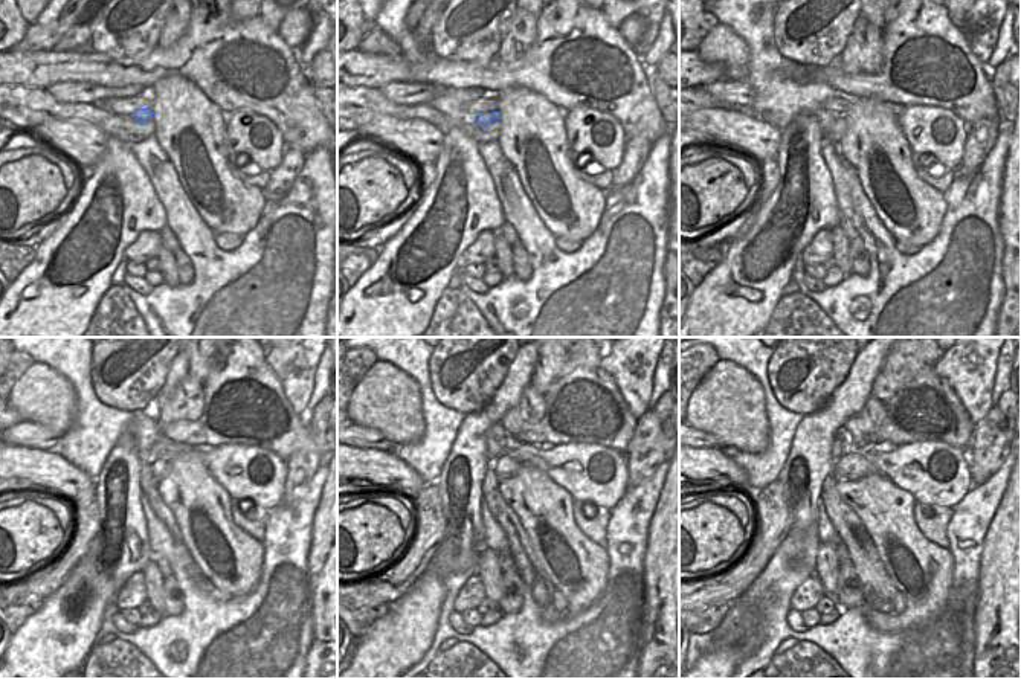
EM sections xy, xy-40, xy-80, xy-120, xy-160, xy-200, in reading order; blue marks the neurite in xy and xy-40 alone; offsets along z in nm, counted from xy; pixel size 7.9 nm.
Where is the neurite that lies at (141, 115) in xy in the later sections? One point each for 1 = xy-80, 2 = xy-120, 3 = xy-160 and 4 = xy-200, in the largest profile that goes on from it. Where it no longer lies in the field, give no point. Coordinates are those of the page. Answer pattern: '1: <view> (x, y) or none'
1: xy-80 (826, 118)
2: xy-120 (148, 485)
3: xy-160 (524, 559)
4: xy-200 (879, 592)

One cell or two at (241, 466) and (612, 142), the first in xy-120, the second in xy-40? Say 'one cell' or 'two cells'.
one cell

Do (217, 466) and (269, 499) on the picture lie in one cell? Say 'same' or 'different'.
same

